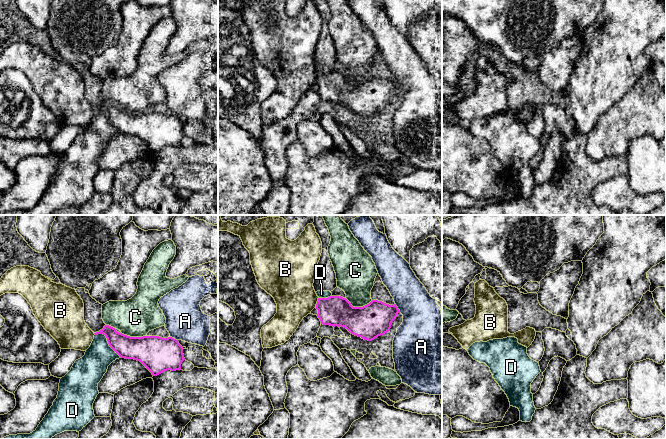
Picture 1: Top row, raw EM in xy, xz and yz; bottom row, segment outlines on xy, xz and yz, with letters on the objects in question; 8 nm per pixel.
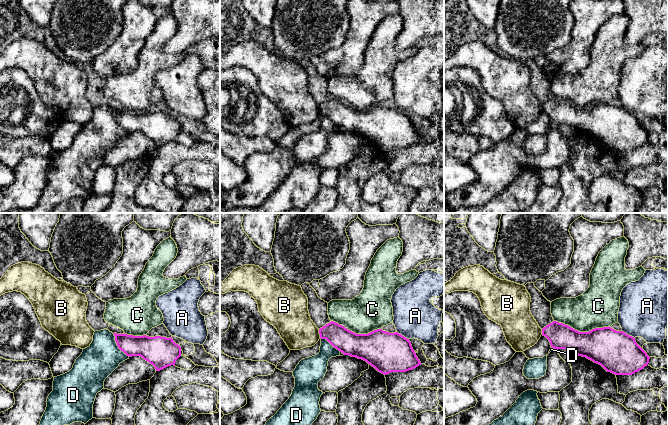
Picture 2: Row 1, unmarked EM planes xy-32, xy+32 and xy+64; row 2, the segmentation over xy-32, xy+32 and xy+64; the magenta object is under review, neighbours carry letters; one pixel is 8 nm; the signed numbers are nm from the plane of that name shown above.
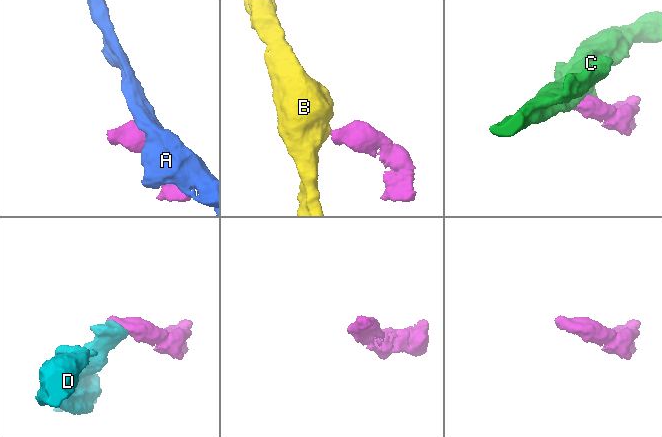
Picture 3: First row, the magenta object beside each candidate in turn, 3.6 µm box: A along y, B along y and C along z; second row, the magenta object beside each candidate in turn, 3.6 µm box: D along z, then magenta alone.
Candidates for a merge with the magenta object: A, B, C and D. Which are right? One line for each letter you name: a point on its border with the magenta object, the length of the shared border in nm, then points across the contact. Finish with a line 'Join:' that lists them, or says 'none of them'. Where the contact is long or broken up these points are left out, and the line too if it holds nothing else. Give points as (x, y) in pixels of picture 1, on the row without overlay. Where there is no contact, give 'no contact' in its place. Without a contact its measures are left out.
Join: none of them

